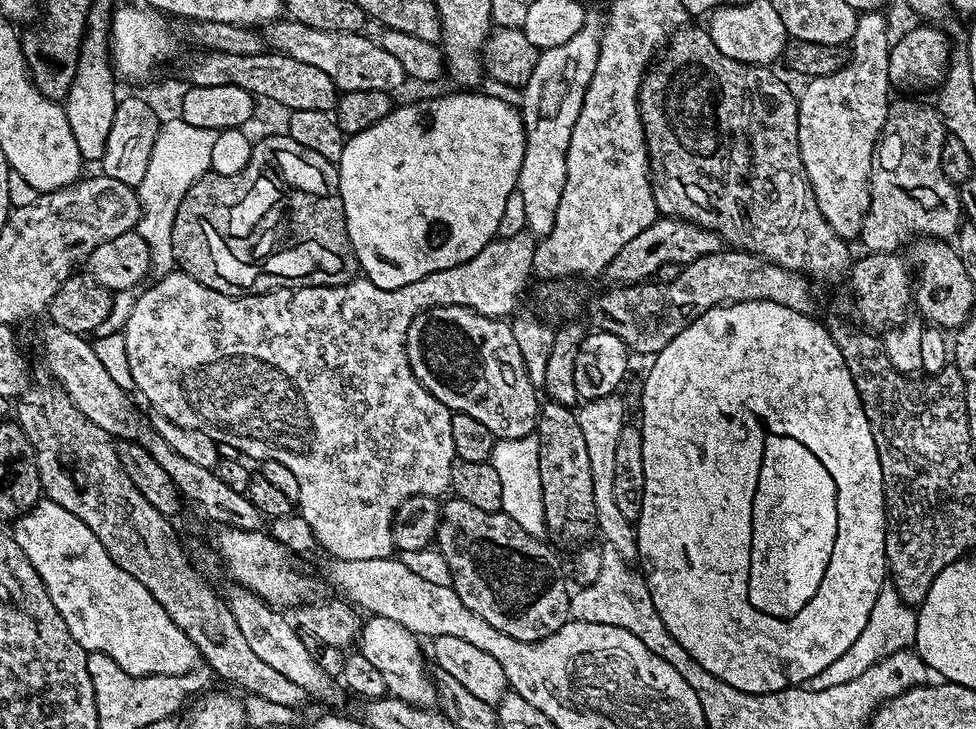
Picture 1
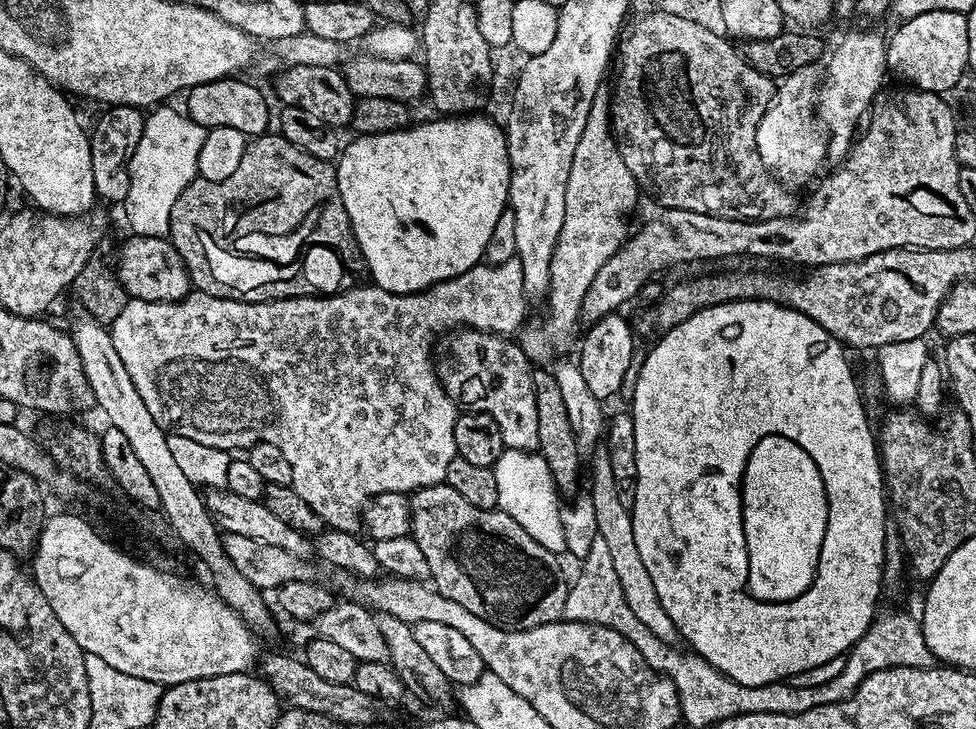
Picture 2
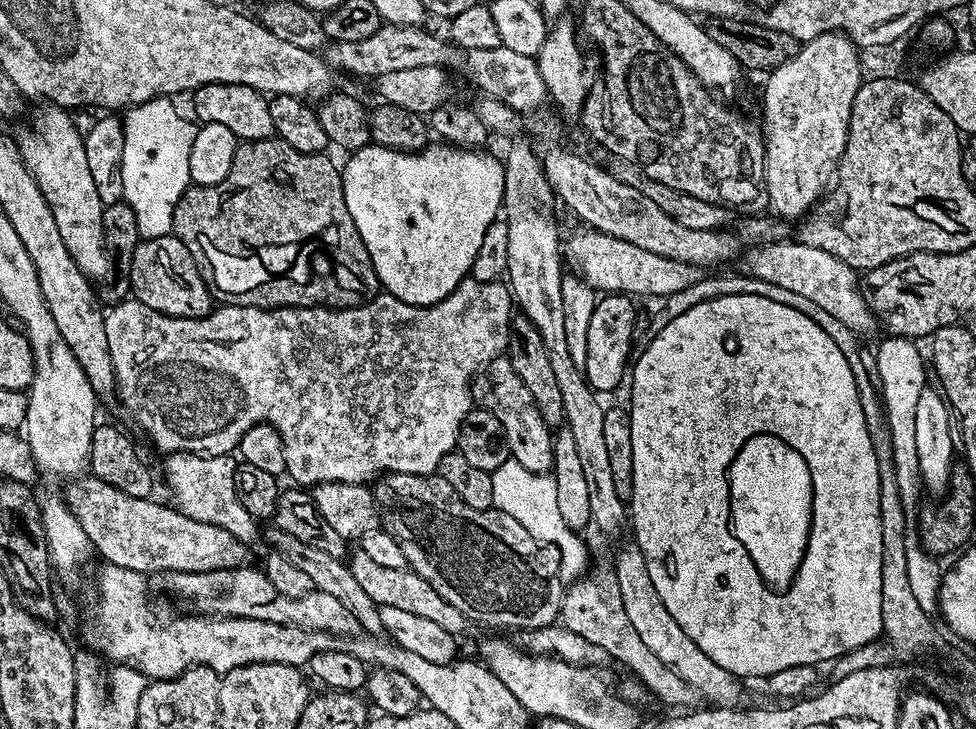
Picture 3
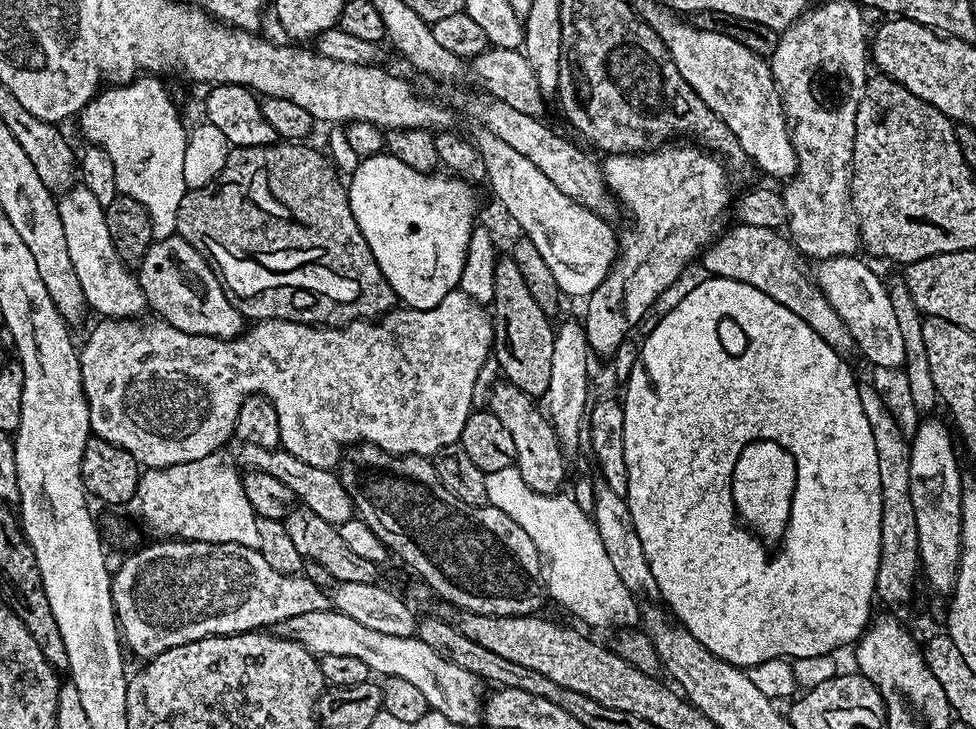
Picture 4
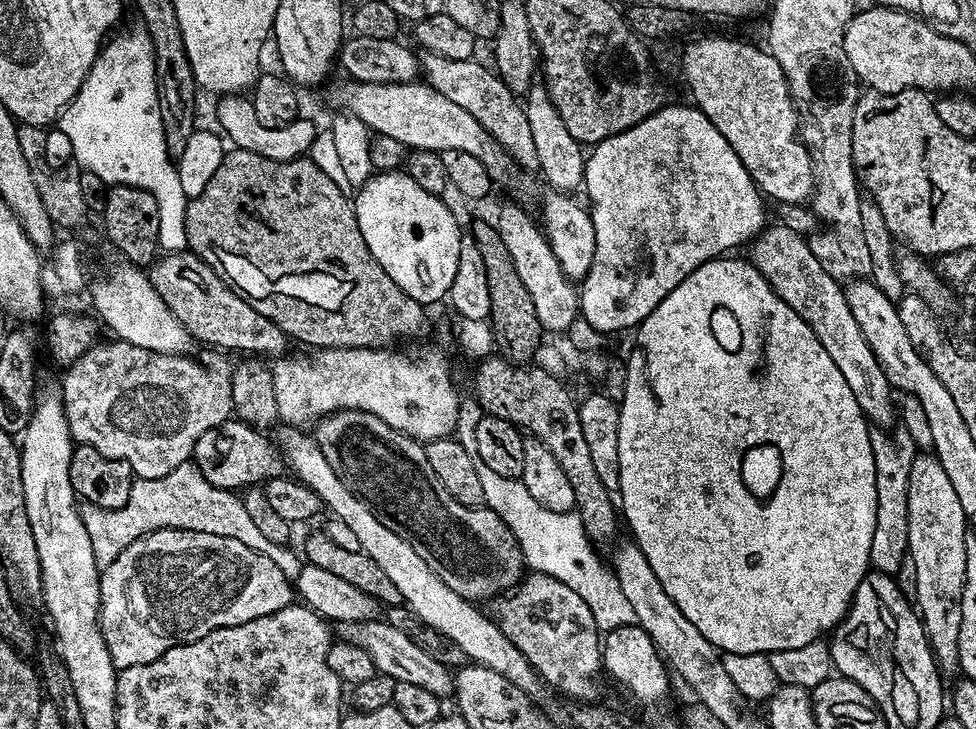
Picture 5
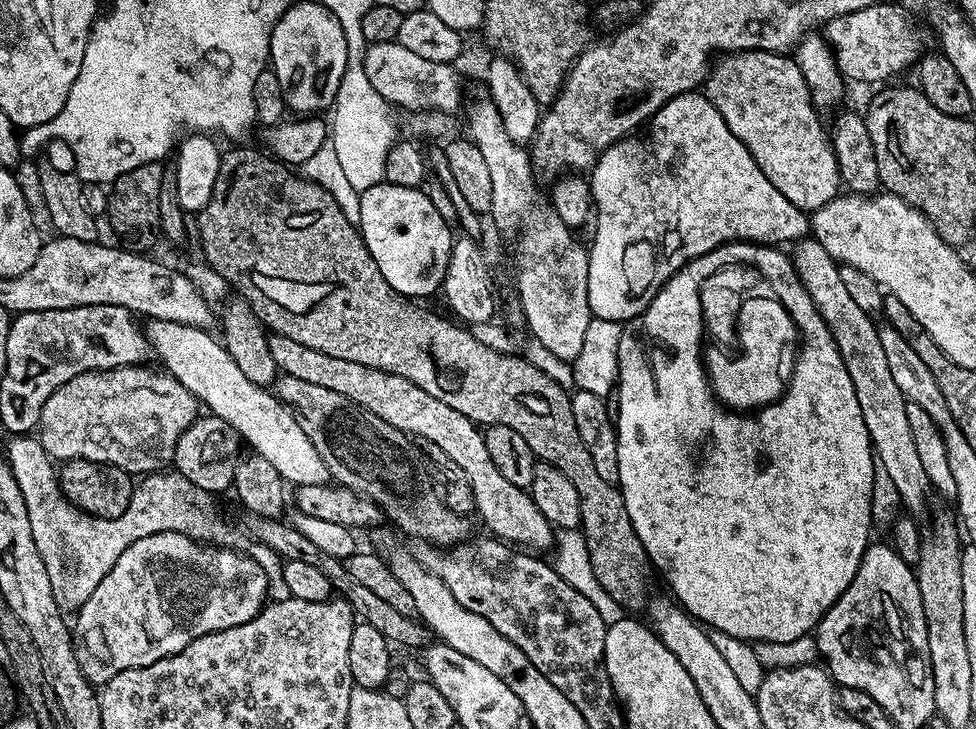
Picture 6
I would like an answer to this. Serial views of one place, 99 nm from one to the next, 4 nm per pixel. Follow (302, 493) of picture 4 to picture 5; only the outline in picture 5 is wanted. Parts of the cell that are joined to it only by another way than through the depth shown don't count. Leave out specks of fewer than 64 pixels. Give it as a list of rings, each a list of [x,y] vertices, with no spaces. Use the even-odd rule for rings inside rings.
[[[229,418],[198,438],[193,452],[193,463],[198,465],[201,474],[211,485],[228,491],[261,485],[282,472],[282,453],[264,435],[266,434],[251,424],[238,418]]]

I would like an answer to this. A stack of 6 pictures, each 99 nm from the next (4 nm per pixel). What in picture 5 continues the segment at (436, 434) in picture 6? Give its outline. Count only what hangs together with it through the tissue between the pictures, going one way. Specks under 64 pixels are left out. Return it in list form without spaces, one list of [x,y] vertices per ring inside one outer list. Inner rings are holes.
[[[190,250],[183,252],[169,252],[161,255],[151,265],[150,279],[154,290],[166,302],[170,314],[182,322],[182,326],[191,334],[193,341],[209,344],[212,348],[237,348],[240,354],[257,354],[262,358],[279,358],[289,351],[290,338],[266,314],[258,314],[250,302],[246,302],[235,290],[225,284],[224,279],[206,262],[202,262]]]

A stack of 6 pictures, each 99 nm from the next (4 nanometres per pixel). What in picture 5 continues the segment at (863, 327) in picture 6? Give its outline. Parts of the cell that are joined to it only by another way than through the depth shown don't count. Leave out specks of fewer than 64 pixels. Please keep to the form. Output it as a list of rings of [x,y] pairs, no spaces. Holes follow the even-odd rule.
[[[782,223],[773,224],[773,228],[772,225],[767,227],[755,240],[751,241],[751,264],[763,274],[766,282],[770,282],[770,286],[783,298],[786,306],[790,306],[790,310],[794,310],[794,314],[798,314],[802,318],[802,322],[806,322],[806,326],[810,326],[810,330],[814,330],[814,334],[818,334],[818,342],[822,342],[822,346],[826,346],[826,354],[830,354],[830,359],[838,365],[838,370],[842,370],[842,378],[846,378],[850,390],[854,390],[854,398],[858,398],[858,406],[864,411],[864,415],[868,417],[869,421],[875,427],[877,424],[878,427],[885,428],[885,430],[891,429],[898,416],[898,408],[894,400],[892,404],[894,389],[889,384],[882,366],[878,366],[878,358],[874,358],[874,350],[870,350],[870,342],[866,342],[866,337],[862,334],[862,329],[858,326],[853,311],[850,310],[850,302],[846,302],[846,294],[841,281],[826,274],[822,262],[818,262],[818,258],[814,258],[814,250],[810,250],[805,236],[790,230]]]

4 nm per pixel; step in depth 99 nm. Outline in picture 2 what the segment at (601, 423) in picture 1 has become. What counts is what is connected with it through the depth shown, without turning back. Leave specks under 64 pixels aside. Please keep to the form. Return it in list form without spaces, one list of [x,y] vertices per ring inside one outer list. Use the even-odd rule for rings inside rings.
[[[596,450],[591,453],[592,459],[592,489],[590,495],[594,502],[594,518],[598,518],[598,530],[596,535],[602,537],[606,542],[606,546],[610,549],[610,558],[614,565],[615,572],[618,573],[618,583],[622,586],[622,594],[626,606],[630,606],[630,610],[634,610],[638,620],[642,622],[650,634],[654,634],[657,641],[676,640],[678,633],[674,622],[670,622],[670,614],[666,614],[666,610],[662,610],[662,602],[658,602],[658,590],[654,590],[654,581],[650,579],[650,574],[646,574],[646,566],[642,562],[642,554],[638,551],[638,542],[634,542],[634,526],[632,525],[632,514],[629,508],[622,506],[622,498],[618,498],[618,486],[614,482],[614,470],[610,470],[610,458],[607,451]]]

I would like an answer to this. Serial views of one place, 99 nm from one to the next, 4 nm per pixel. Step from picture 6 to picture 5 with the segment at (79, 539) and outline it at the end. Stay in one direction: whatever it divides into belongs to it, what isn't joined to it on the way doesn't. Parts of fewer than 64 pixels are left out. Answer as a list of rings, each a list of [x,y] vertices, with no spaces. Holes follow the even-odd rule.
[[[193,462],[170,470],[162,478],[137,479],[130,490],[126,506],[99,508],[93,504],[79,505],[80,517],[90,534],[96,564],[103,570],[138,538],[163,528],[181,532],[205,532],[238,538],[245,542],[259,541],[258,526],[246,511],[243,499],[235,491],[211,485]]]

